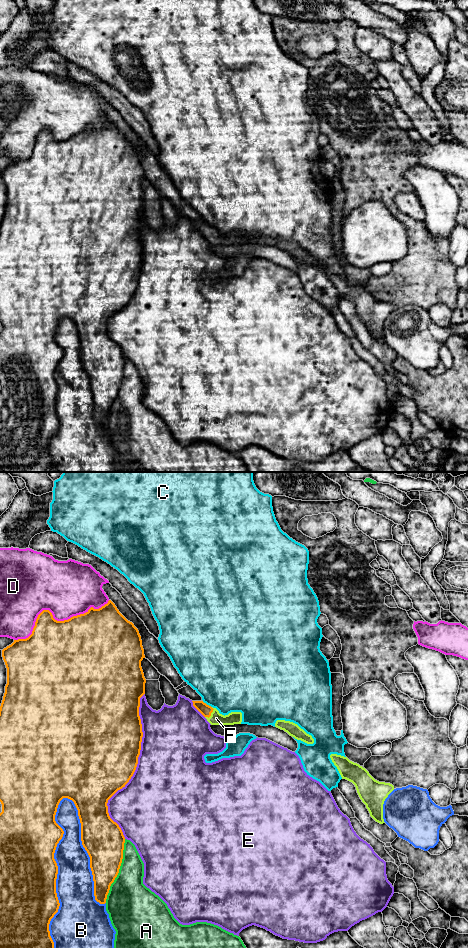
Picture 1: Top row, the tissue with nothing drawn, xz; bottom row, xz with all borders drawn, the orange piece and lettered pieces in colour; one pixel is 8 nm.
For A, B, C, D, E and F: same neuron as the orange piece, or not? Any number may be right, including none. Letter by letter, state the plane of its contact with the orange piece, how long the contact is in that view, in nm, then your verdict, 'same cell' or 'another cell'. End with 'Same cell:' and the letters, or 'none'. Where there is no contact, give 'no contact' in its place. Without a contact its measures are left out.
A: meets orange in xz; contact 550 nm long; another cell
B: meets orange in xz; contact 1250 nm long; another cell
C: meets orange in xz; contact 90 nm long; another cell
D: meets orange in xz; contact 850 nm long; another cell
E: meets orange in xz; contact 1200 nm long; another cell
F: meets orange in xz; contact 110 nm long; same cell
Same cell: F

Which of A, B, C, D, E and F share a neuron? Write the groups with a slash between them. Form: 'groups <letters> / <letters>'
groups A / B / C / D / E / F

